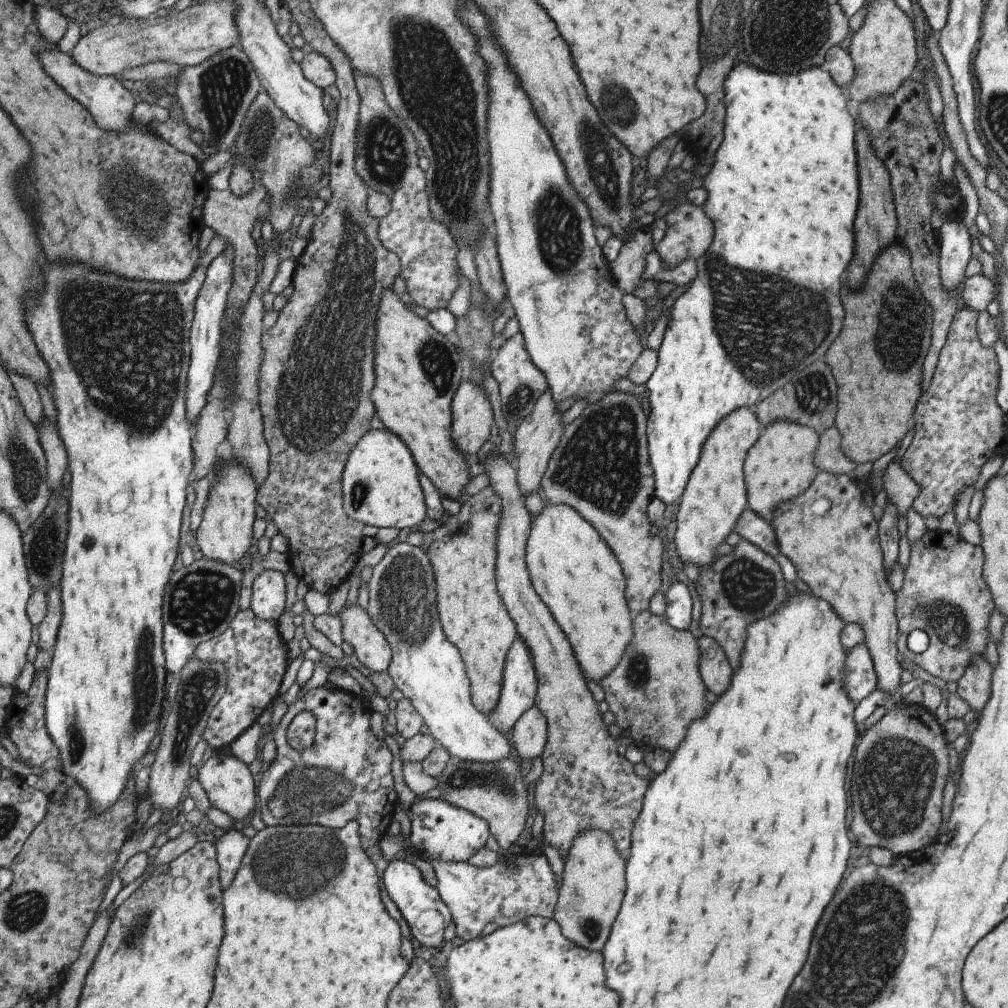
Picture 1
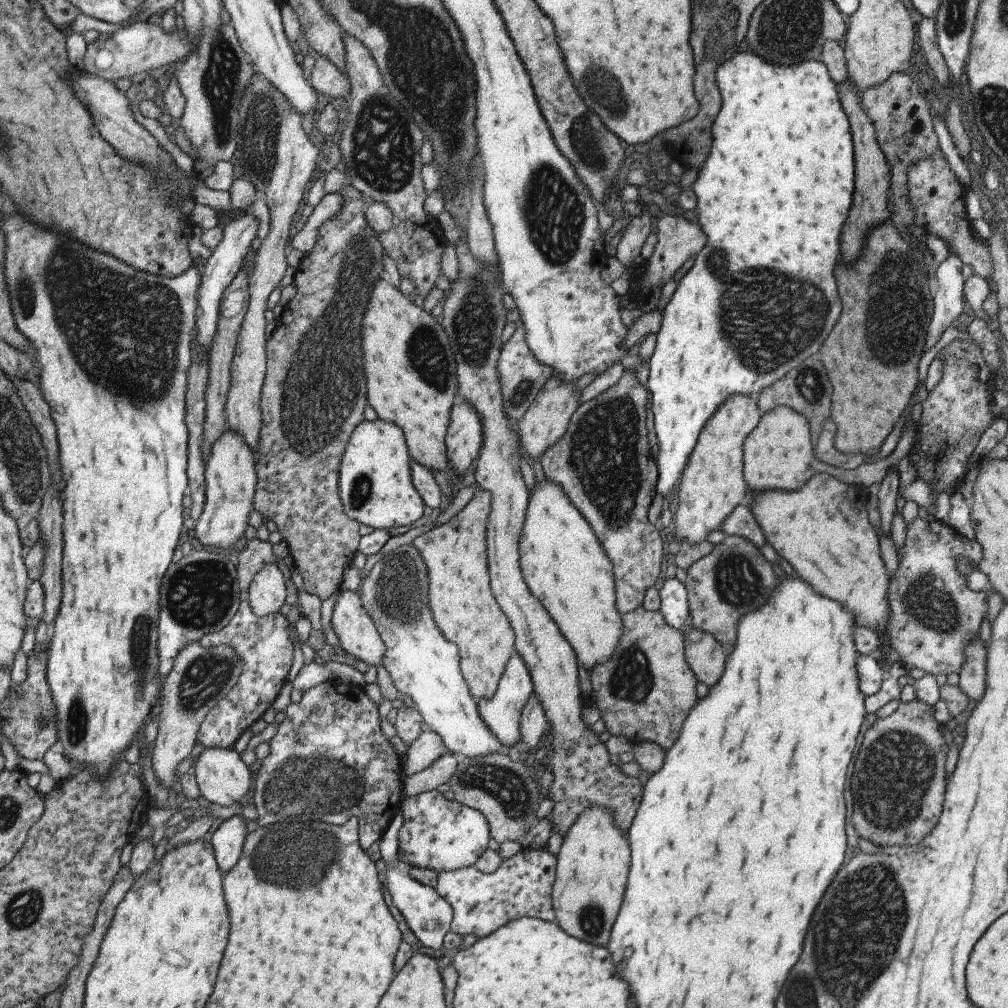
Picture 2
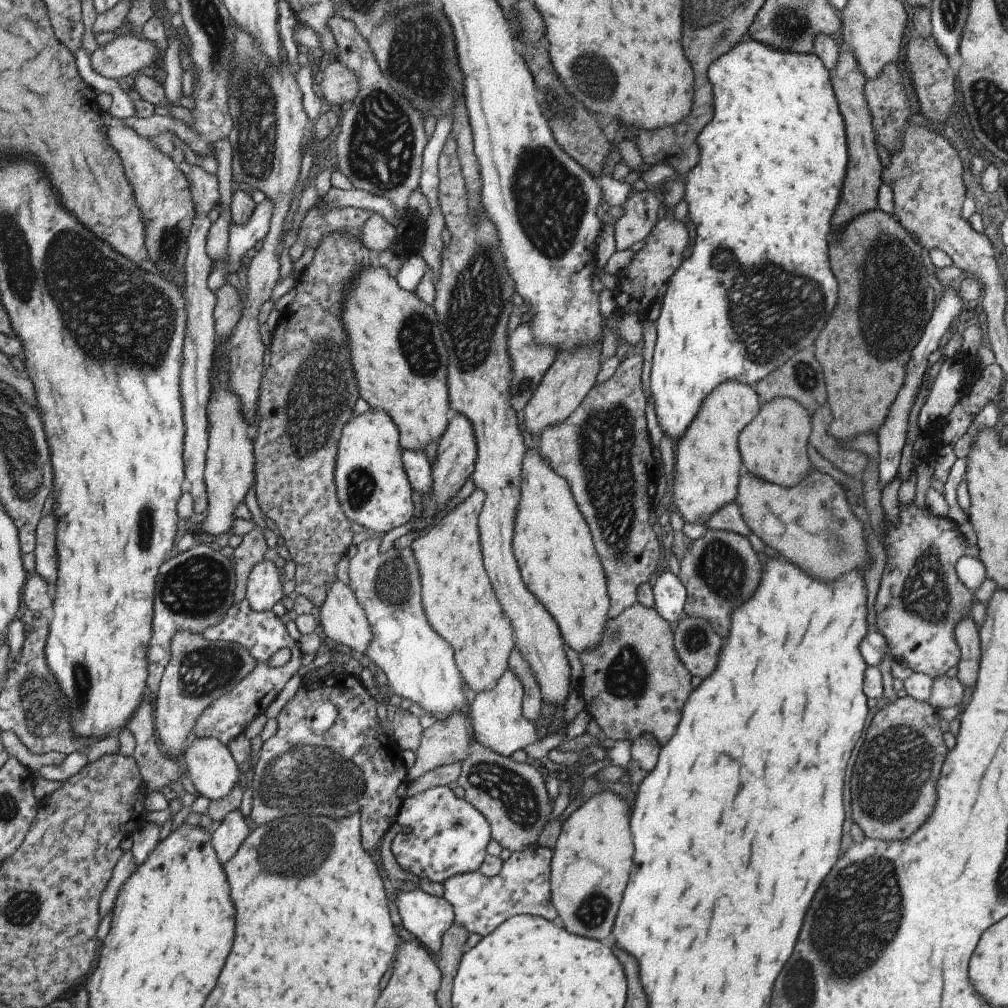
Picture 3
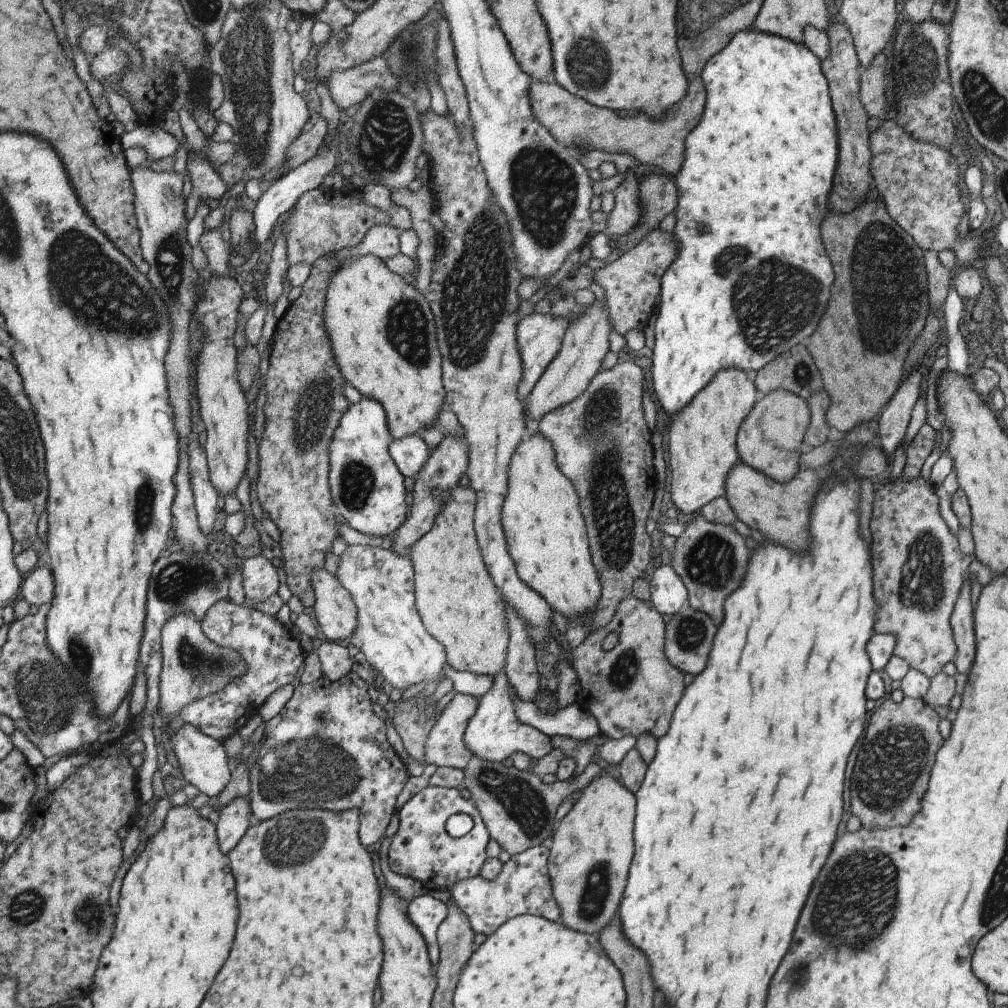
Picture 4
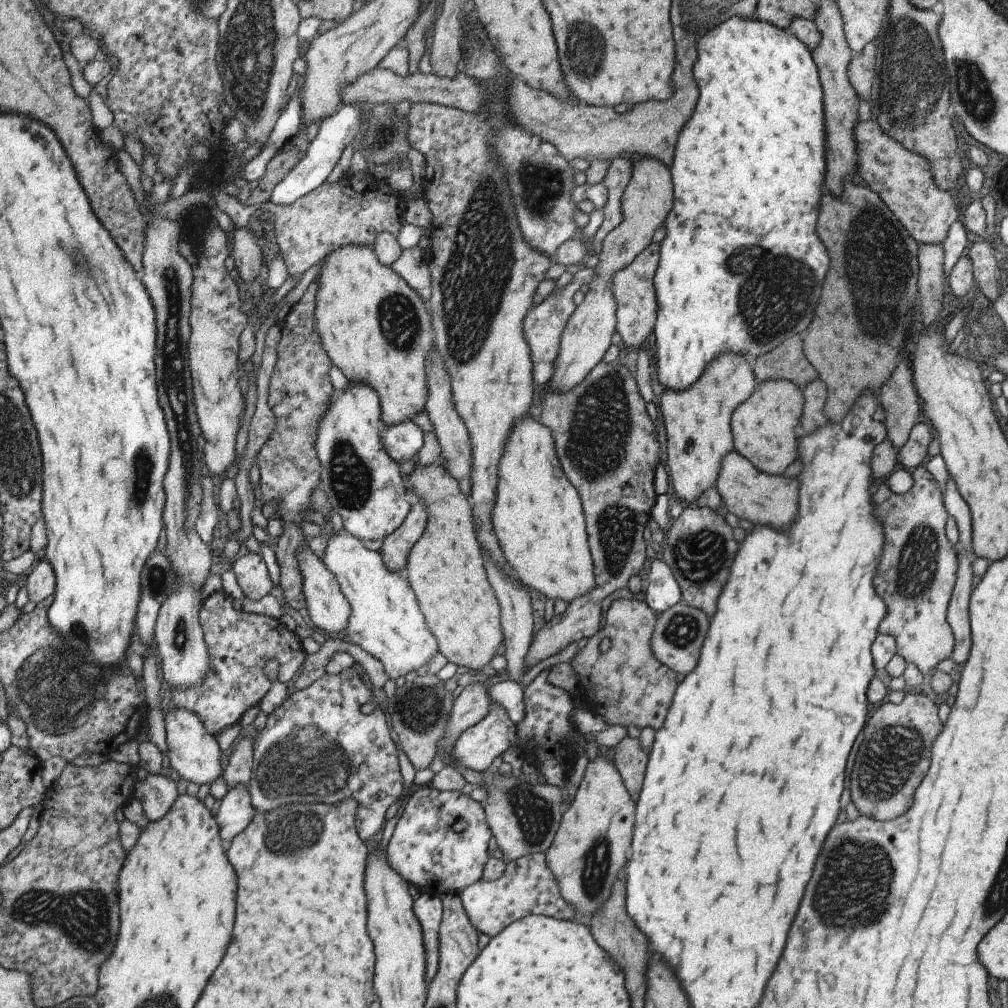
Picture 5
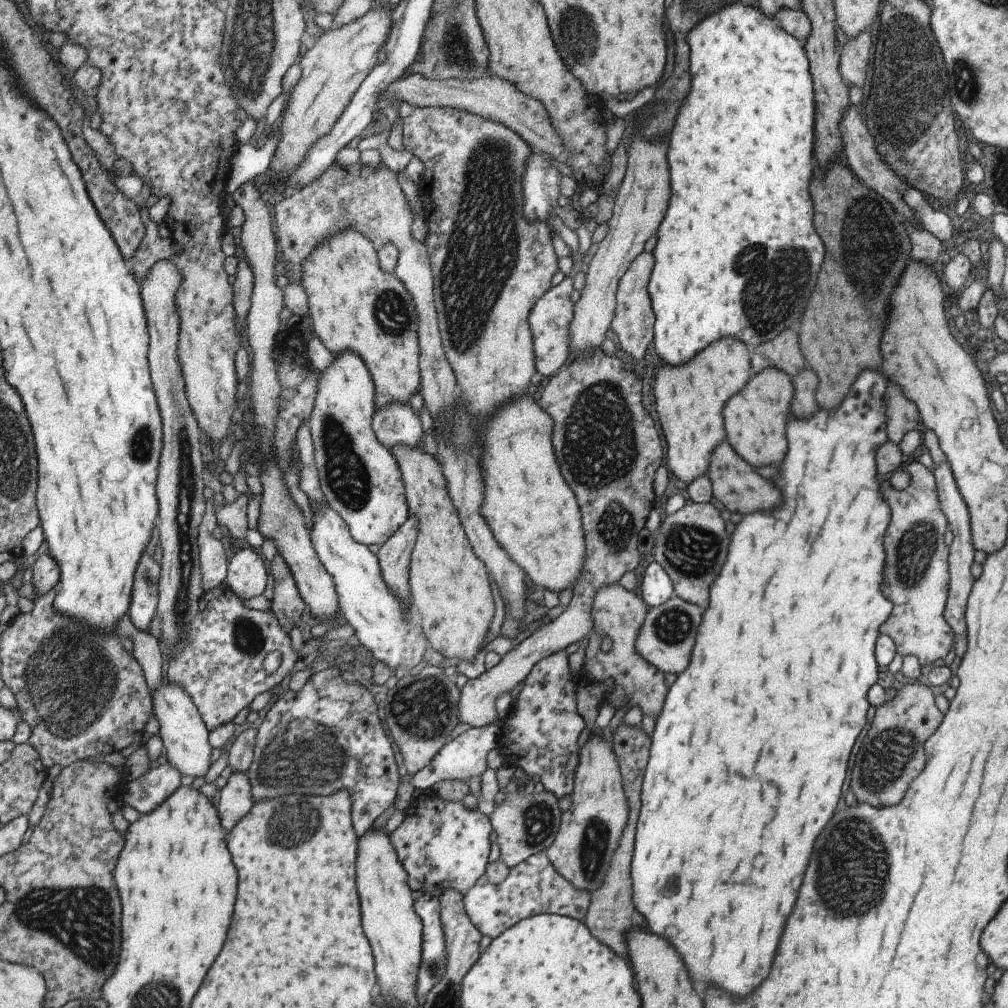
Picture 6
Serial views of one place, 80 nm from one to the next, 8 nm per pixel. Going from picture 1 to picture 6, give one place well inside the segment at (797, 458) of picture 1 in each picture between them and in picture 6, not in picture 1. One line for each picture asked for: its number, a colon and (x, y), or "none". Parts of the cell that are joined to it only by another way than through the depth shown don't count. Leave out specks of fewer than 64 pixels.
2: (777, 454)
3: (772, 446)
4: (768, 438)
5: (762, 425)
6: (753, 419)

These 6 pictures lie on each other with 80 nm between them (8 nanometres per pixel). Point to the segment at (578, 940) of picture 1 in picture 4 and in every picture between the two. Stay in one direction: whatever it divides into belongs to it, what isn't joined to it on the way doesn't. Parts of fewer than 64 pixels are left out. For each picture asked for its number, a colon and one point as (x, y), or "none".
2: (591, 867)
3: (590, 862)
4: (591, 848)

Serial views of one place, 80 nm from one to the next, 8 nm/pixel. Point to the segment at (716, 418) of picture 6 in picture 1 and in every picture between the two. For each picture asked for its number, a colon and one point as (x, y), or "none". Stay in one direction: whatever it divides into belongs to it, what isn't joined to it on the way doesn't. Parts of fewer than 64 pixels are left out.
1: (714, 495)
2: (711, 484)
3: (707, 464)
4: (701, 448)
5: (697, 420)

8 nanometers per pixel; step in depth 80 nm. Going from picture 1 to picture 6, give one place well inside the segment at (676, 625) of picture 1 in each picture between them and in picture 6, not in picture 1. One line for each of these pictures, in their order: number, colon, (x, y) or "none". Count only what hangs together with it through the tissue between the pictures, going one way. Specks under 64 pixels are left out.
2: (673, 606)
3: (669, 595)
4: (667, 593)
5: (661, 591)
6: (655, 587)

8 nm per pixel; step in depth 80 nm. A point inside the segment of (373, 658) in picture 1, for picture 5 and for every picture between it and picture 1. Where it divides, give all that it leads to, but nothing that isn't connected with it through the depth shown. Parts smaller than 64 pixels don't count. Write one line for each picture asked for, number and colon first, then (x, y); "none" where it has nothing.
2: (356, 633)
3: (341, 619)
4: (335, 613)
5: (328, 609)

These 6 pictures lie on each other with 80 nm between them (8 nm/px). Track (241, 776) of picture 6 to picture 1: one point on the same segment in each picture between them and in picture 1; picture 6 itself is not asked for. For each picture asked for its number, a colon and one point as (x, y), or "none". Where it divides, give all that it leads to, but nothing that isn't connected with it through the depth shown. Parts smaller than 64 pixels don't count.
1: (230, 846)
2: (227, 838)
3: (226, 838)
4: (234, 817)
5: (235, 810)

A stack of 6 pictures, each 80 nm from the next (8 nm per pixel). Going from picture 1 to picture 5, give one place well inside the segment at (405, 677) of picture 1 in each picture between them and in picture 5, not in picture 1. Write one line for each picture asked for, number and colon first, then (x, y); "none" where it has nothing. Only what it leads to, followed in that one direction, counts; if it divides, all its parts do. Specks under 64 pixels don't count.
2: (422, 664)
3: (418, 664)
4: (389, 632)
5: (384, 620)

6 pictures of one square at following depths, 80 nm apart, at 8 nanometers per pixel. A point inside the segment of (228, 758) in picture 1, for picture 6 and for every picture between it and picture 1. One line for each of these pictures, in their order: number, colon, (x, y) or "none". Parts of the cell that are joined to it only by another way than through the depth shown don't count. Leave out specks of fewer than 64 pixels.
2: (221, 777)
3: (212, 772)
4: (202, 762)
5: (193, 754)
6: (184, 734)

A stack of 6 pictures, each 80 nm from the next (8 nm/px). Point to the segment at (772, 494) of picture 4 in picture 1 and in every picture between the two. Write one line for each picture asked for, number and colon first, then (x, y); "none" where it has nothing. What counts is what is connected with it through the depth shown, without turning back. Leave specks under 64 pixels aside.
1: (837, 554)
2: (821, 530)
3: (806, 523)

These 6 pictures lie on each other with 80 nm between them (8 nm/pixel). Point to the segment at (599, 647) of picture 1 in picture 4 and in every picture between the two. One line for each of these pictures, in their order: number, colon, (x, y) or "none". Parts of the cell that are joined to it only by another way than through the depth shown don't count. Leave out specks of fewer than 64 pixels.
2: (563, 564)
3: (552, 545)
4: (545, 532)

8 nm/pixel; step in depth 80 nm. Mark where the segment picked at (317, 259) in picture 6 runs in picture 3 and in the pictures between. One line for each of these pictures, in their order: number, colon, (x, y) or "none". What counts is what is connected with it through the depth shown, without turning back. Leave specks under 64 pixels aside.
3: (399, 360)
4: (381, 332)
5: (373, 327)

